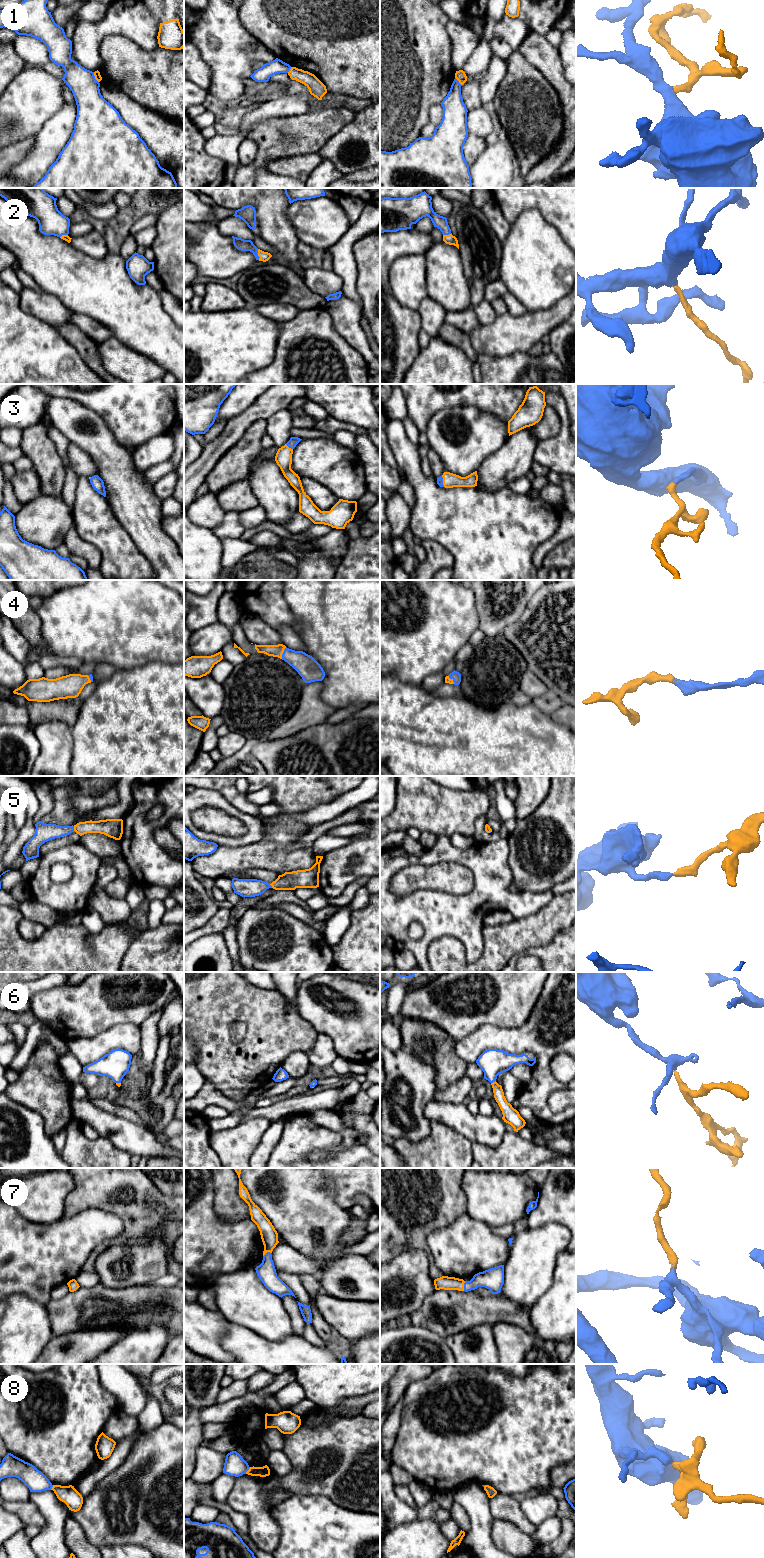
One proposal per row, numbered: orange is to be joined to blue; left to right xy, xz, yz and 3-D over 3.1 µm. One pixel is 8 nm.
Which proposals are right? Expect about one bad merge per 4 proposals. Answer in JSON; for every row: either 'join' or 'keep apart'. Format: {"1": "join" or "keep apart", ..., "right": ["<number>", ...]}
{"1": "keep apart", "2": "join", "3": "join", "4": "join", "5": "join", "6": "join", "7": "join", "8": "keep apart", "right": ["2", "3", "4", "5", "6", "7"]}

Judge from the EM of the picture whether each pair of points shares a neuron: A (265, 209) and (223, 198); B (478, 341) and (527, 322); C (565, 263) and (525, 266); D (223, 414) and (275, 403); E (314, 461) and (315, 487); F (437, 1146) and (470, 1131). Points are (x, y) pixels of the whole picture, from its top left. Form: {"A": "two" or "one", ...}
{"A": "one", "B": "one", "C": "one", "D": "two", "E": "two", "F": "two"}

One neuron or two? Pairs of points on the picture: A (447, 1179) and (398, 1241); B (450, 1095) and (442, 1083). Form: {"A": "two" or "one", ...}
{"A": "one", "B": "two"}

